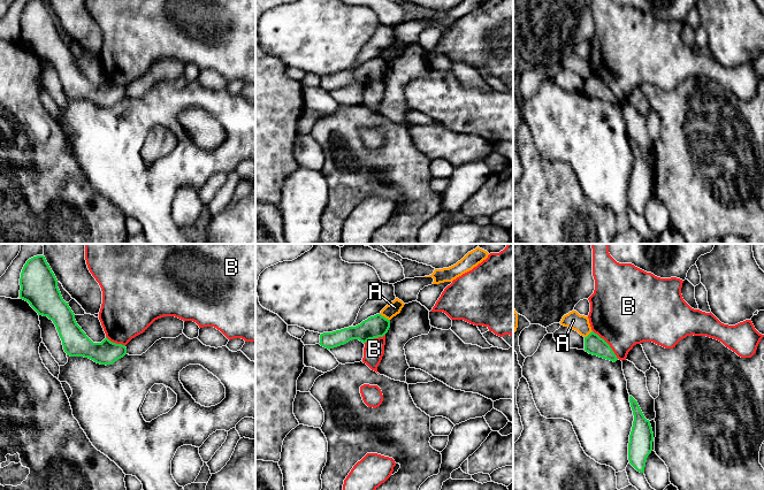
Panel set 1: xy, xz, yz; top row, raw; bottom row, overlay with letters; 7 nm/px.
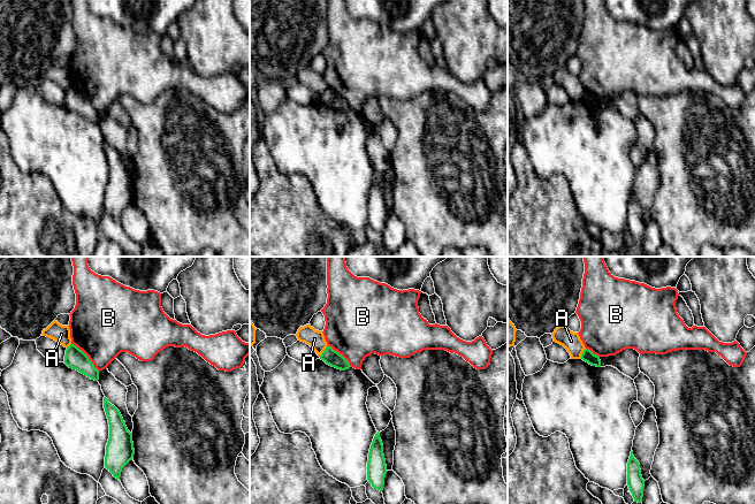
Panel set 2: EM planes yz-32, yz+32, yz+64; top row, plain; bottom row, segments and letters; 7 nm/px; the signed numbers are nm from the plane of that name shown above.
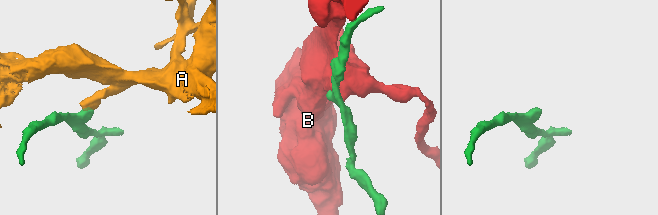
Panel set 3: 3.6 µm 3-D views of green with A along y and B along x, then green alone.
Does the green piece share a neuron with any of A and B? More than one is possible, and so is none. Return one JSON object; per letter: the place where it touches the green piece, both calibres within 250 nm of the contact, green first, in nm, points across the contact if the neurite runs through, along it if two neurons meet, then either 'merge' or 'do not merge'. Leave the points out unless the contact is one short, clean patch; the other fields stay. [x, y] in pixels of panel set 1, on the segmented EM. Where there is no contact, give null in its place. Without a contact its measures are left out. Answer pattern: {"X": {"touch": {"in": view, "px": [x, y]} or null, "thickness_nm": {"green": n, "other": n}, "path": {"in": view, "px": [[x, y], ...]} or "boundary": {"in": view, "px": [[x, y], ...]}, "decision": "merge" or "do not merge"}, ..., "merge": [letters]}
{"A": {"touch": {"in": "xz", "px": [383, 316]}, "thickness_nm": {"green": 160, "other": 90}, "boundary": {"in": "xz", "px": [[380, 313], [389, 320]]}, "decision": "do not merge"}, "B": {"touch": {"in": "yz", "px": [608, 344]}, "thickness_nm": {"green": 140, "other": 460}, "boundary": {"in": "yz", "px": [[593, 330], [609, 345], [618, 358]]}, "decision": "do not merge"}, "merge": []}

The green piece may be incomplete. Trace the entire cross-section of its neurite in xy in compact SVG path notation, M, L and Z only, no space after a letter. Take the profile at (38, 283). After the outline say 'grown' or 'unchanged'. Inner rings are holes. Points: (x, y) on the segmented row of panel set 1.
M37 255L26 261L20 278L20 298L28 301L38 315L47 316L56 327L63 350L70 357L84 357L100 365L113 365L127 354L127 347L110 342L107 337L101 343L93 343L75 320L75 314L61 296L58 280L44 255Z | unchanged

